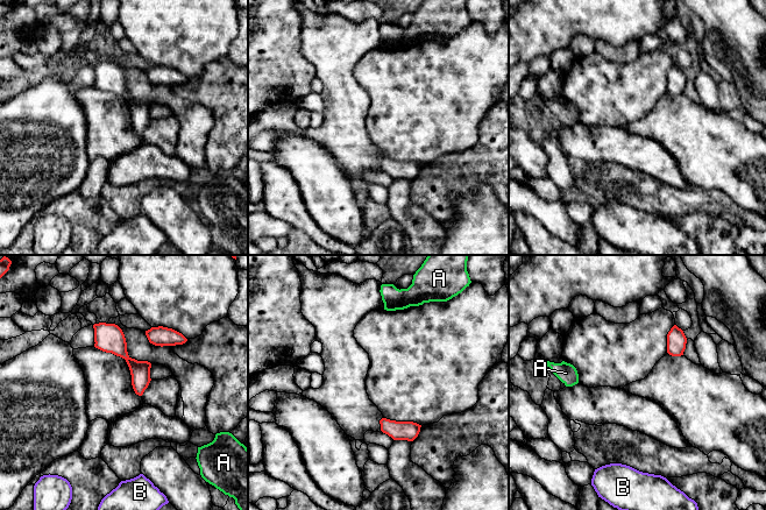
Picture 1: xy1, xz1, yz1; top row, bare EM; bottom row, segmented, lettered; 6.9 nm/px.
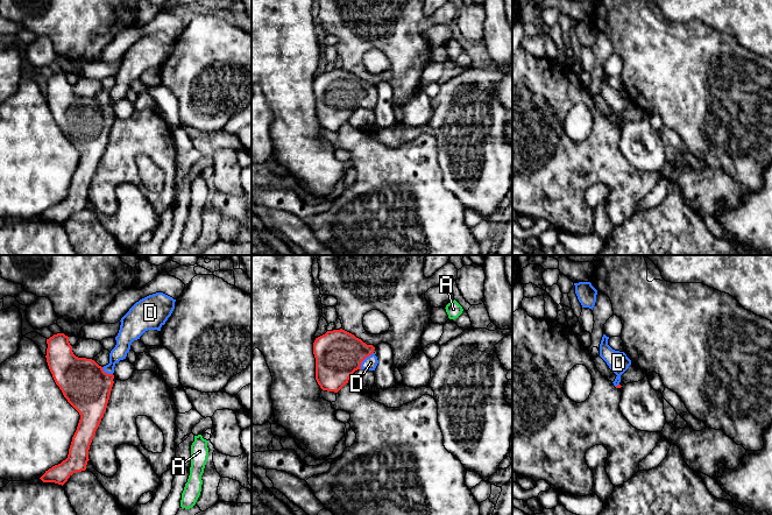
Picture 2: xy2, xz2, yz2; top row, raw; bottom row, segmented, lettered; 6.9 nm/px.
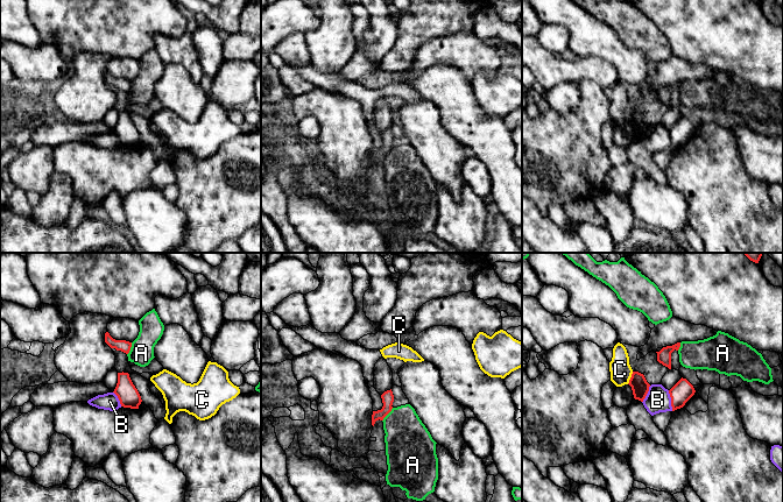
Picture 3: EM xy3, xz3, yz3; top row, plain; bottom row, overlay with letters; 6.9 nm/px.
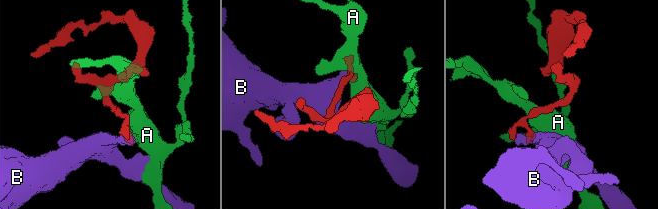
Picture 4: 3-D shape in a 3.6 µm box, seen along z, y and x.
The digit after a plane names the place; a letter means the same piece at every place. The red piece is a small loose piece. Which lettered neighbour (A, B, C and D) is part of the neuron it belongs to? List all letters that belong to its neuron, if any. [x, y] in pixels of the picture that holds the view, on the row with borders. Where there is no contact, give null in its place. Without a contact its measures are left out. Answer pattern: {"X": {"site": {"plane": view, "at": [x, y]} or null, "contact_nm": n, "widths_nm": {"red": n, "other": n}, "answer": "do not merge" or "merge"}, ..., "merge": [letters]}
{"A": {"site": {"plane": "xz3", "at": [387, 414]}, "contact_nm": 120, "widths_nm": {"red": 80, "other": 320}, "answer": "do not merge"}, "B": {"site": {"plane": "yz3", "at": [671, 401]}, "contact_nm": 150, "widths_nm": {"red": 150, "other": 170}, "answer": "do not merge"}, "C": {"site": {"plane": "yz3", "at": [630, 377]}, "contact_nm": 100, "widths_nm": {"red": 120, "other": 150}, "answer": "do not merge"}, "D": {"site": {"plane": "xz2", "at": [363, 359]}, "contact_nm": 150, "widths_nm": {"red": 320, "other": 90}, "answer": "merge"}, "merge": ["D"]}

